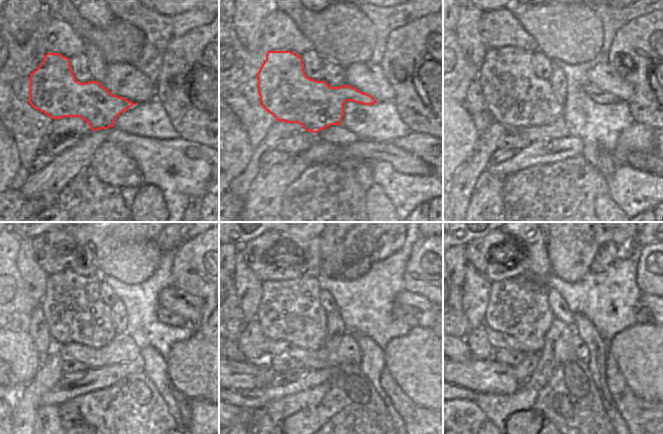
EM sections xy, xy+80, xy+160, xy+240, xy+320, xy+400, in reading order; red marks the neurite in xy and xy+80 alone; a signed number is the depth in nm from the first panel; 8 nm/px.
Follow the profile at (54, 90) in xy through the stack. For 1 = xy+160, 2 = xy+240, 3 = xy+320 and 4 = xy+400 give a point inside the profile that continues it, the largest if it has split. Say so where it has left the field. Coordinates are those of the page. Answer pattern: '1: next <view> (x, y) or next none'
1: next xy+160 (514, 96)
2: next xy+240 (71, 320)
3: next xy+320 (291, 311)
4: next xy+400 (519, 307)

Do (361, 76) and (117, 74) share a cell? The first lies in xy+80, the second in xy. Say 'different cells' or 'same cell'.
same cell

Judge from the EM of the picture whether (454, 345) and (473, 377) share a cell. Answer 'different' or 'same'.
different

